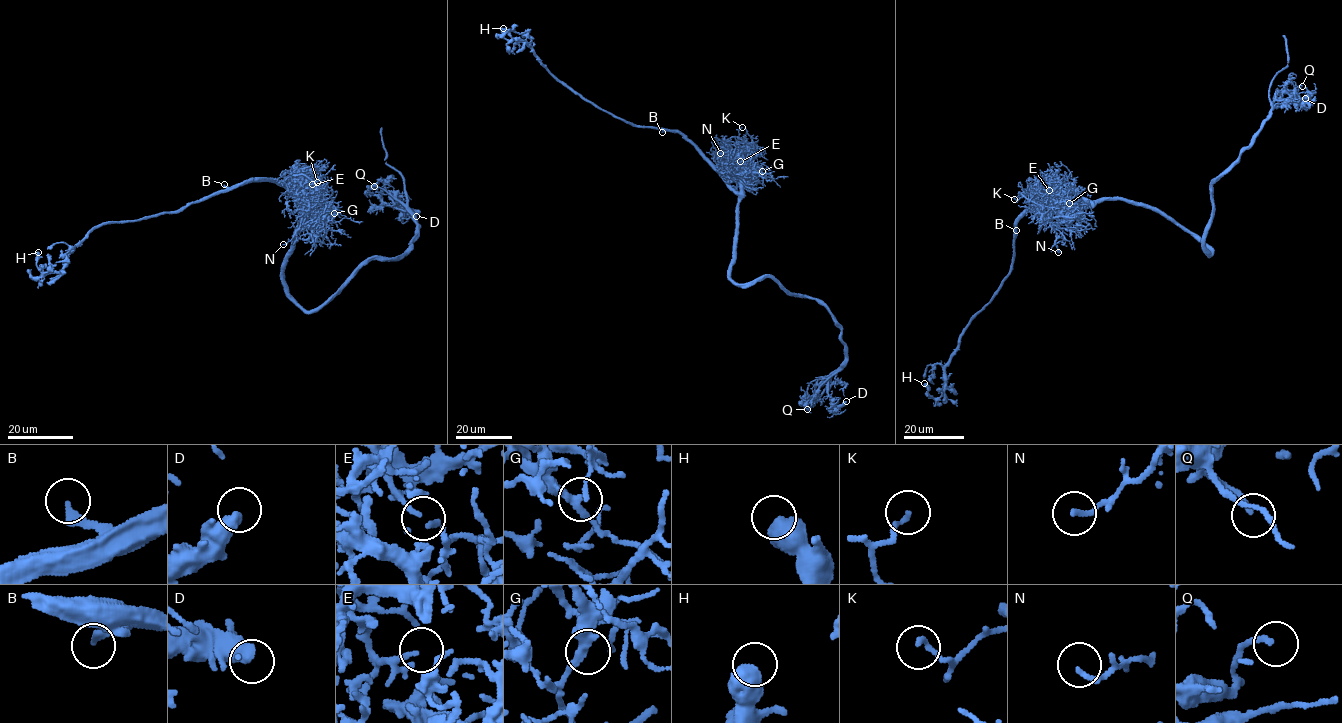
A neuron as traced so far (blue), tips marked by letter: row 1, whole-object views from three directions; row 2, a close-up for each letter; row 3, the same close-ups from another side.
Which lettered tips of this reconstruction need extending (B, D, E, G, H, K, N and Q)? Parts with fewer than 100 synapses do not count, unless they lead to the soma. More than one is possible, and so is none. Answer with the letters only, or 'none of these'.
none of these

